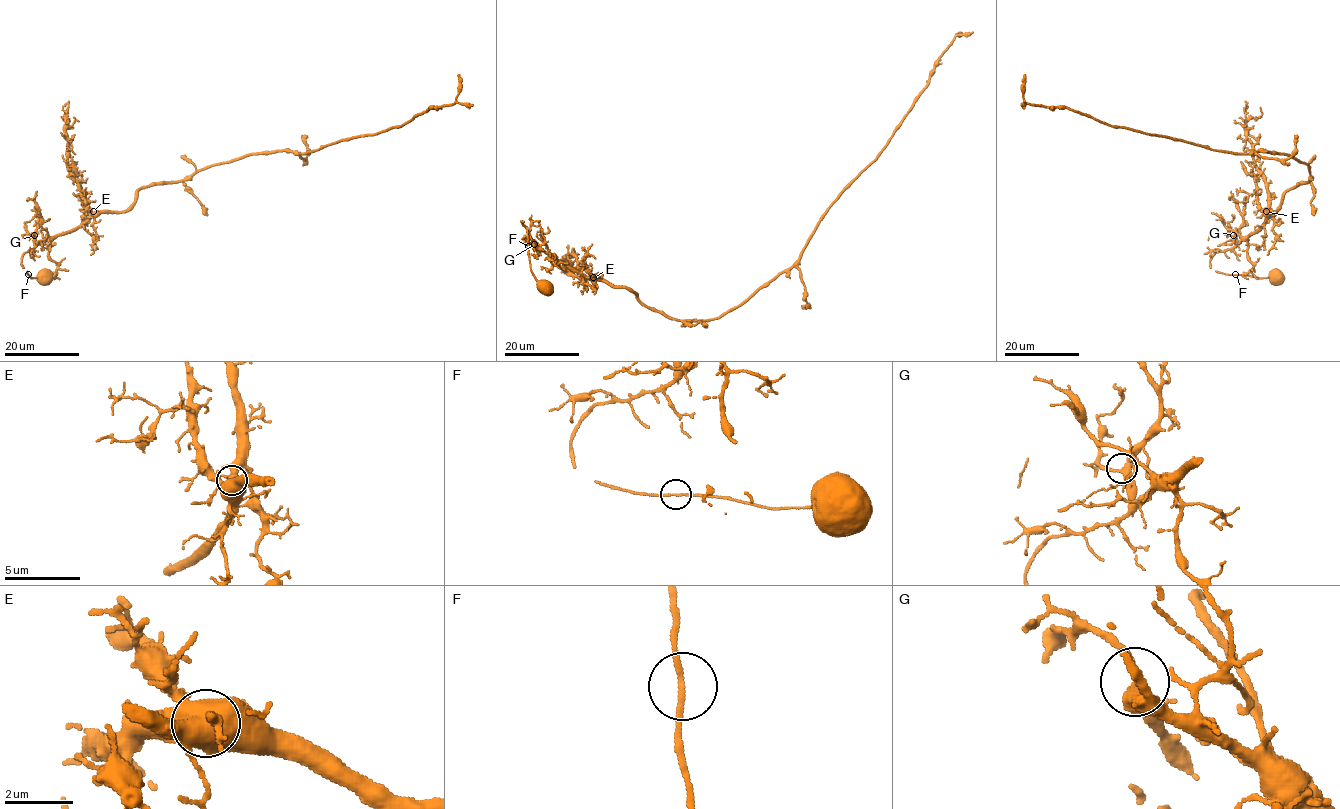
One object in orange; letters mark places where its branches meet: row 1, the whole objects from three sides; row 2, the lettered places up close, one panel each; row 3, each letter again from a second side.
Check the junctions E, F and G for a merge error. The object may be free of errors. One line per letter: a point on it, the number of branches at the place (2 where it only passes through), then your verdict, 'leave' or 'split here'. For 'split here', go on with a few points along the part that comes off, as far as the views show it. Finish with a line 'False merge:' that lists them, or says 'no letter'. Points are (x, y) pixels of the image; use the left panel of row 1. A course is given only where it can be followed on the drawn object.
E: place (93, 211); branches 2; leave
F: place (28, 274); branches 2; leave
G: place (34, 235); branches 3; leave
False merge: no letter

